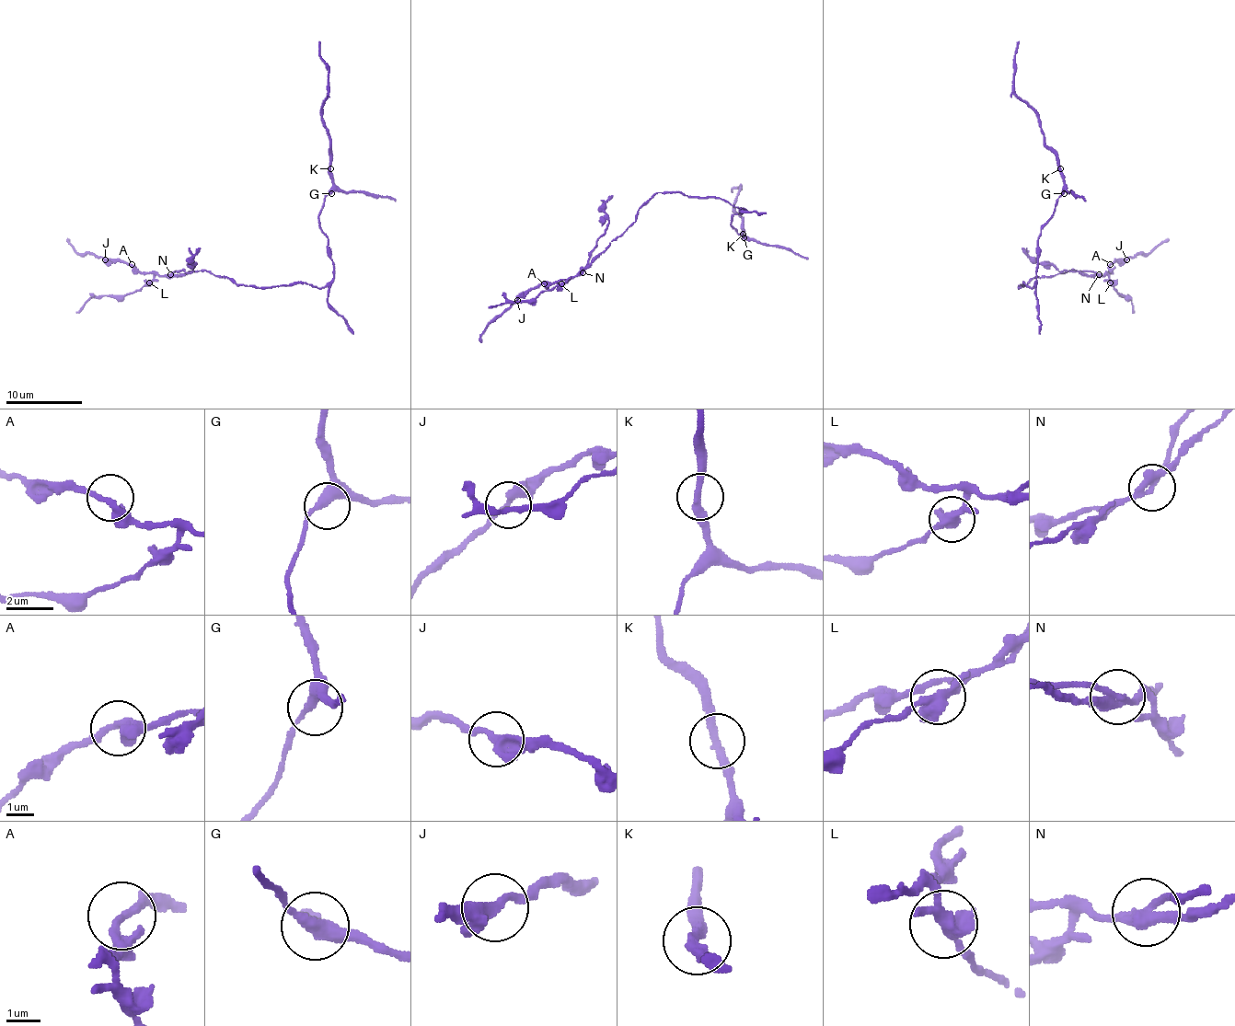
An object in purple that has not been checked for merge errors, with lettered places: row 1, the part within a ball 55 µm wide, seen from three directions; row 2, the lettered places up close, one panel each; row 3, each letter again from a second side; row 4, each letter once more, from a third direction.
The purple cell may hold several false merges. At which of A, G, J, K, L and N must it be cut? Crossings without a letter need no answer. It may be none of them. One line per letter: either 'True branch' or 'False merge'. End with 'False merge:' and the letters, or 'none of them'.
A: True branch
G: True branch
J: True branch
K: True branch
L: False merge
N: False merge
False merge: L, N

